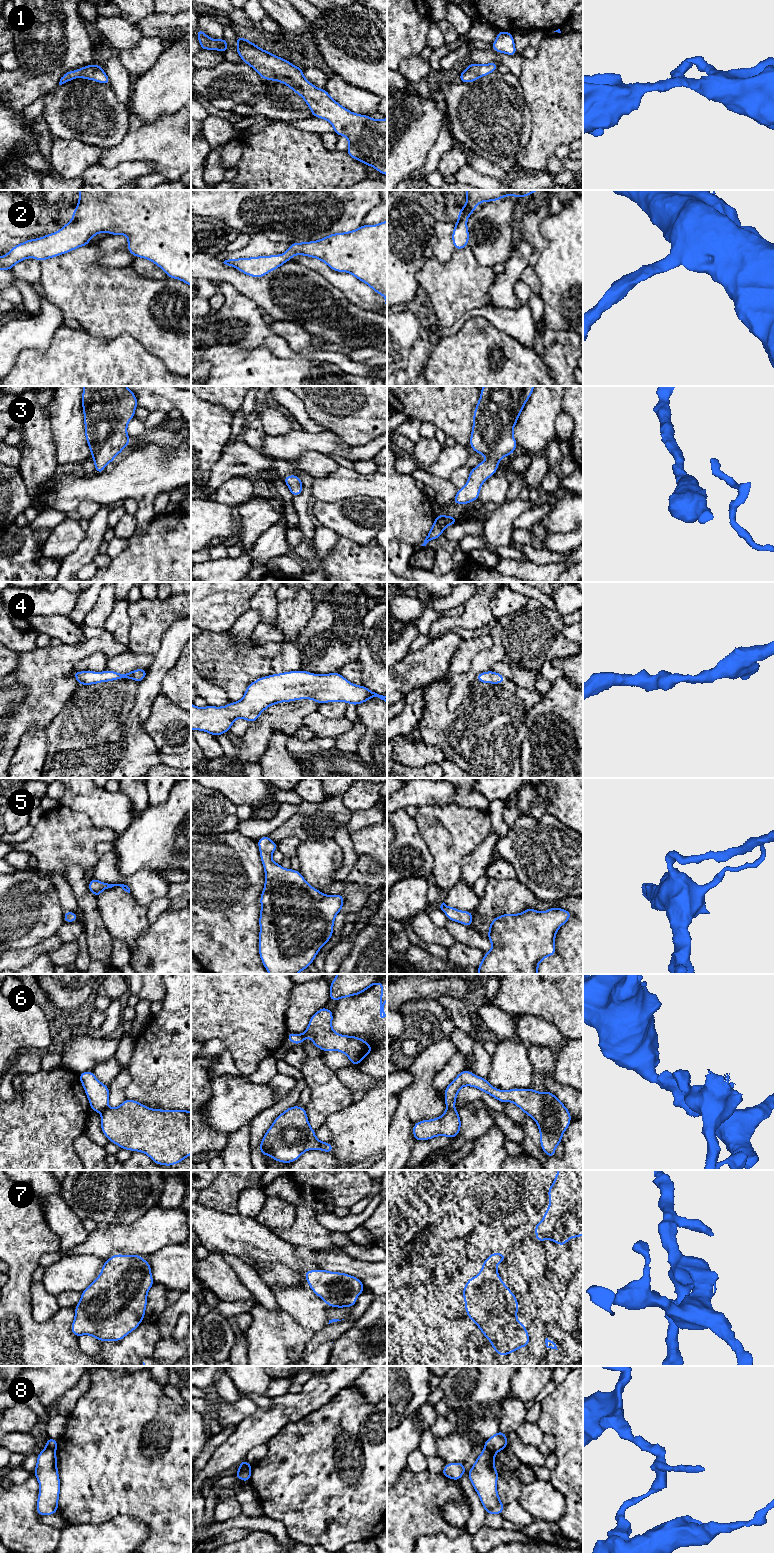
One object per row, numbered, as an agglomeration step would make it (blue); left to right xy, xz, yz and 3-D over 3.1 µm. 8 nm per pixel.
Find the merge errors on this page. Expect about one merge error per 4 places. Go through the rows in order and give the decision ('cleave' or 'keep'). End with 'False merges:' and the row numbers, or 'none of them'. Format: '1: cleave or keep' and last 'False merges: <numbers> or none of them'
1: keep
2: keep
3: keep
4: keep
5: keep
6: cleave
7: keep
8: cleave
False merges: 6, 8

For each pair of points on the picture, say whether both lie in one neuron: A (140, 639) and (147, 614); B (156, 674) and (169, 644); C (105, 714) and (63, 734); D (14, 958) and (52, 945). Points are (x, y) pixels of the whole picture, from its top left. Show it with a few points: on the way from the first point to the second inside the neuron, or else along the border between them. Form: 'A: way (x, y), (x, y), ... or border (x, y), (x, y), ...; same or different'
A: way (145, 633), (147, 620); same
B: way (159, 667), (165, 661), (169, 651); same
C: way (95, 721), (82, 734), (73, 734); same
D: way (23, 957), (43, 946); same

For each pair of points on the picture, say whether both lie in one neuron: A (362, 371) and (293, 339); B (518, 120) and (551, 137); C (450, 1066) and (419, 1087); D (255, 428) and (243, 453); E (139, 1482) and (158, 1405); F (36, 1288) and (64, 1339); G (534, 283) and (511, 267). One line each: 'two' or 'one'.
A: two
B: two
C: two
D: two
E: one
F: two
G: two

